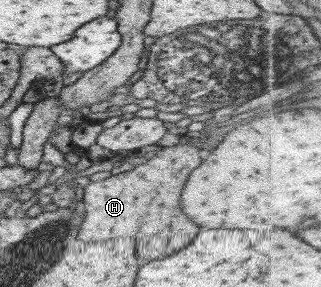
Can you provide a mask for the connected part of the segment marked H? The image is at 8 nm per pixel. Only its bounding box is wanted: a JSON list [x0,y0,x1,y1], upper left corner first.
[76,138,200,265]

